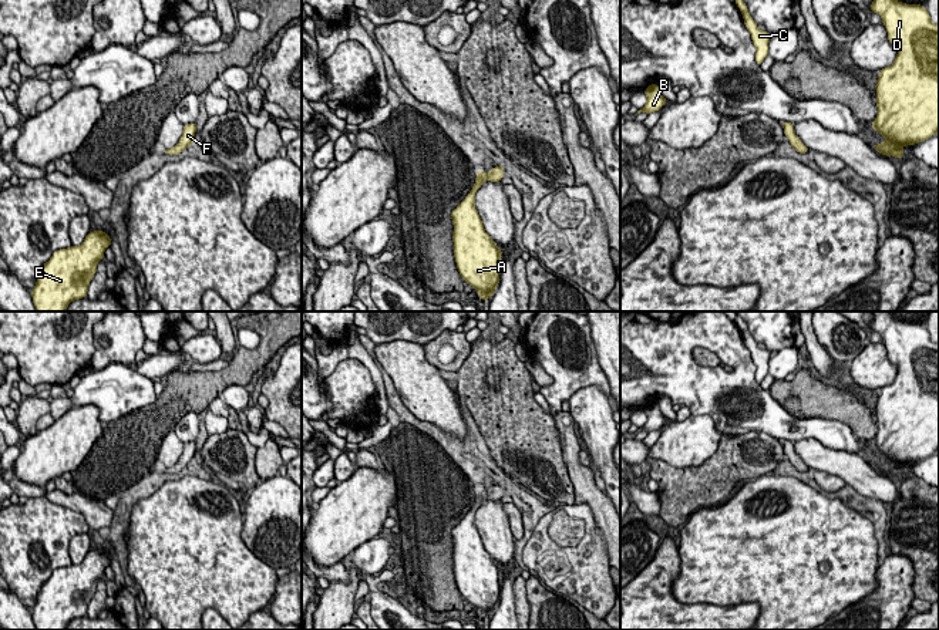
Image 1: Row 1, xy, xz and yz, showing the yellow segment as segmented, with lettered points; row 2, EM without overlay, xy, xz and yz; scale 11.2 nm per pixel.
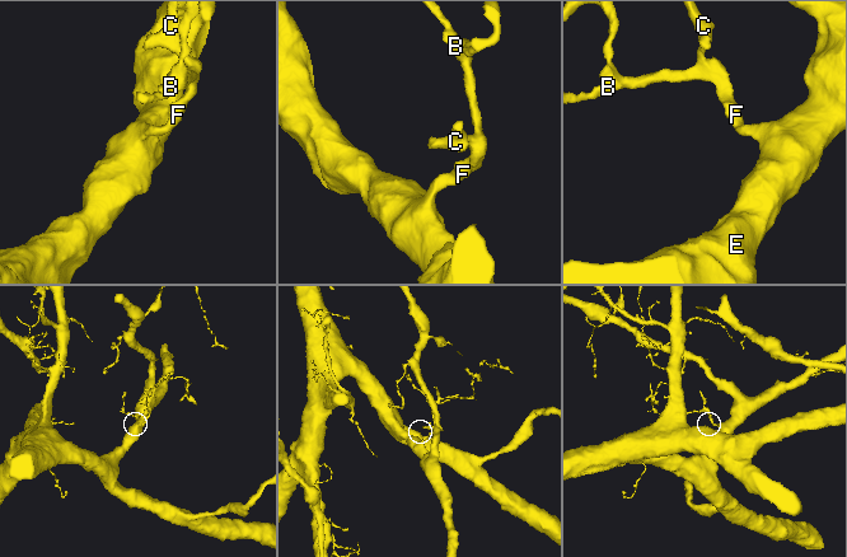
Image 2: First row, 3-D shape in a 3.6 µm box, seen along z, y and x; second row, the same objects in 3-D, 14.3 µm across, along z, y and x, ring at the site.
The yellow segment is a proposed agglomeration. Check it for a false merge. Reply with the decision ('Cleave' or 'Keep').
Keep

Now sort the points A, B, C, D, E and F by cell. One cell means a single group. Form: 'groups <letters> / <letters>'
groups A B C D E F

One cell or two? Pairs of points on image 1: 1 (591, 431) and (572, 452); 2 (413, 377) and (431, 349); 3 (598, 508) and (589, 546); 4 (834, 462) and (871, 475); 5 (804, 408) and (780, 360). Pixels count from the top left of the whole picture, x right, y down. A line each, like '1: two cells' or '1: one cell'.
1: two cells
2: two cells
3: two cells
4: one cell
5: two cells

